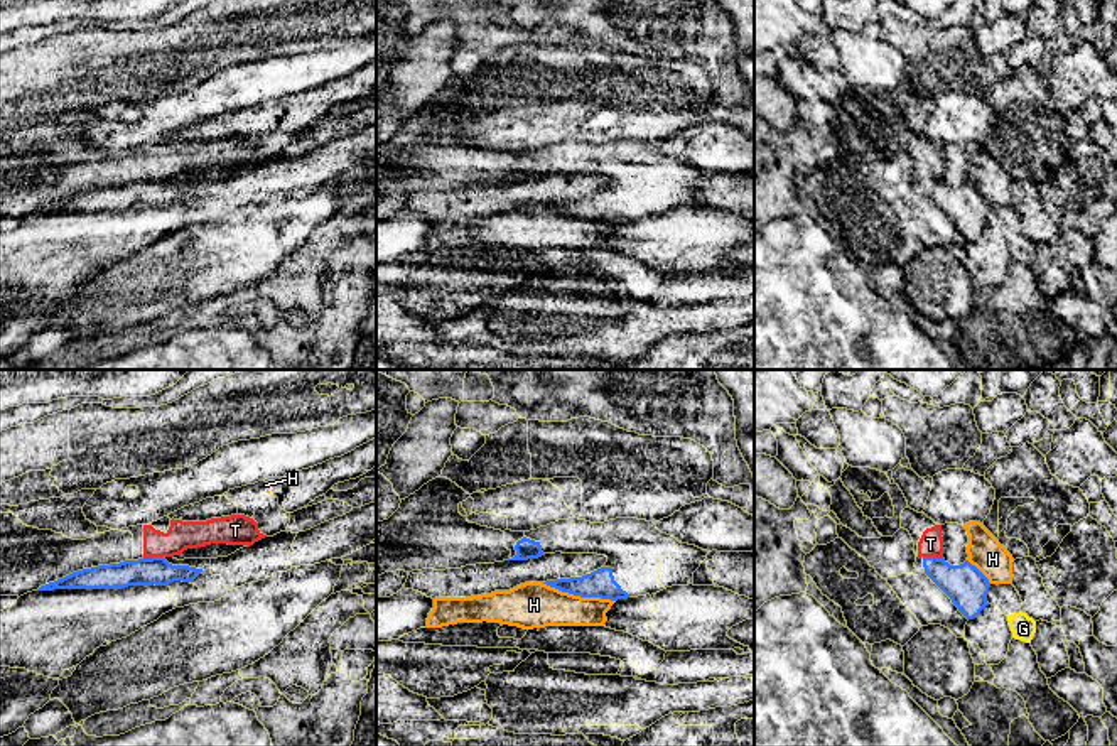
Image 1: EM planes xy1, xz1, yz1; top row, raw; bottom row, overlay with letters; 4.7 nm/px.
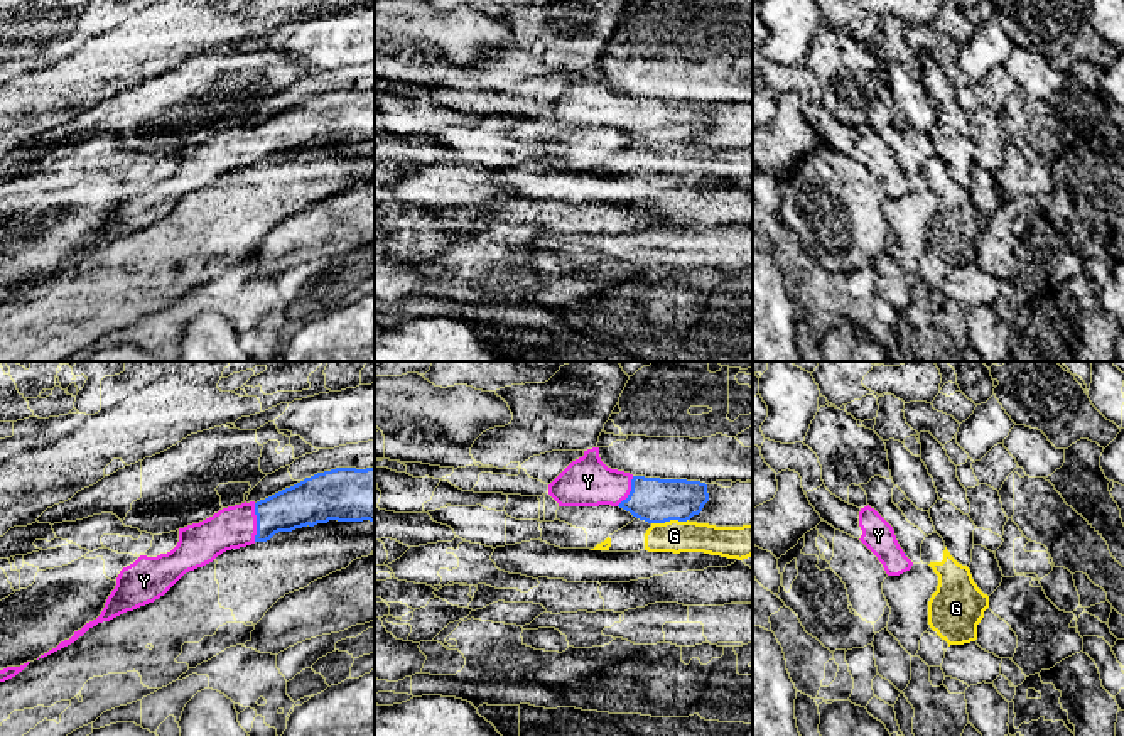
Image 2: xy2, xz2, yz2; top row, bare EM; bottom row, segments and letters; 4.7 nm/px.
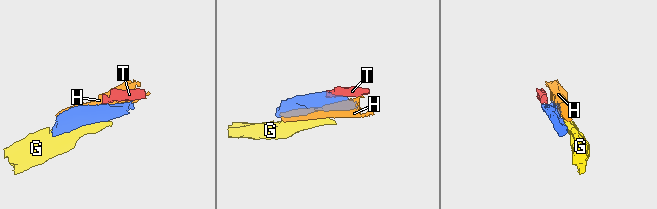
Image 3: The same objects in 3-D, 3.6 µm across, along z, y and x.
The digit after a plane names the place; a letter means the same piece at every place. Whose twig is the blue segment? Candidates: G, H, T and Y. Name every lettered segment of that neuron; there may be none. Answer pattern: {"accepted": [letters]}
{"accepted": ["Y"]}

